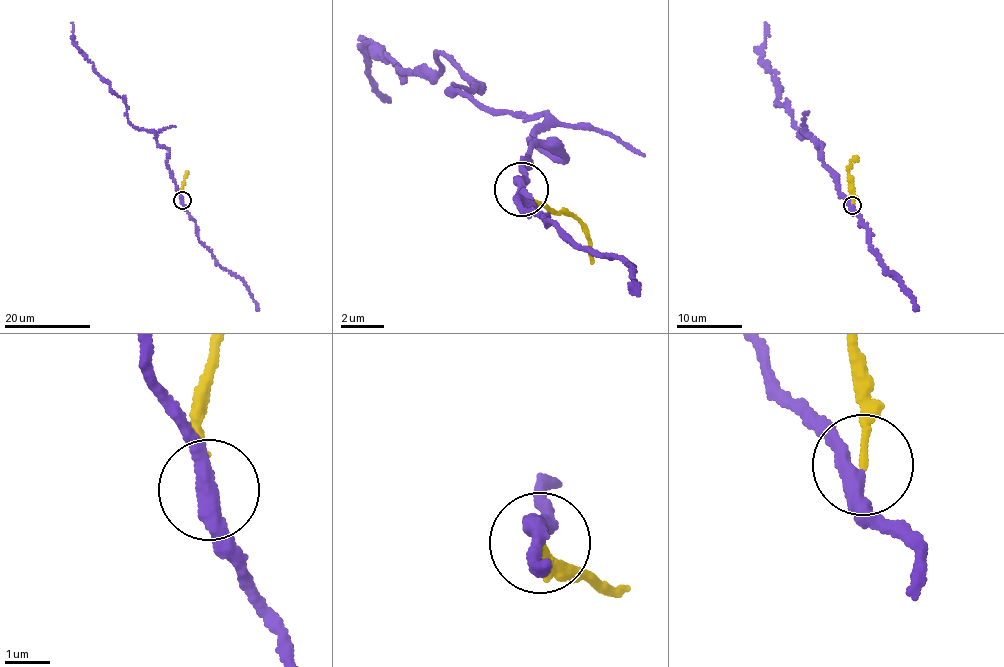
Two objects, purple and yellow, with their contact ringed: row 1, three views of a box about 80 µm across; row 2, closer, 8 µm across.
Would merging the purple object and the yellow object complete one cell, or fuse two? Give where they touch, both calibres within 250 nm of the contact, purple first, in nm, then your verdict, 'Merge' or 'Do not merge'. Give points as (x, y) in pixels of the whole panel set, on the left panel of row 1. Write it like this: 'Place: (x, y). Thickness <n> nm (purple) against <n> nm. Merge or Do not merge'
Place: (182, 200). Thickness 360 nm (purple) against 150 nm. Do not merge

